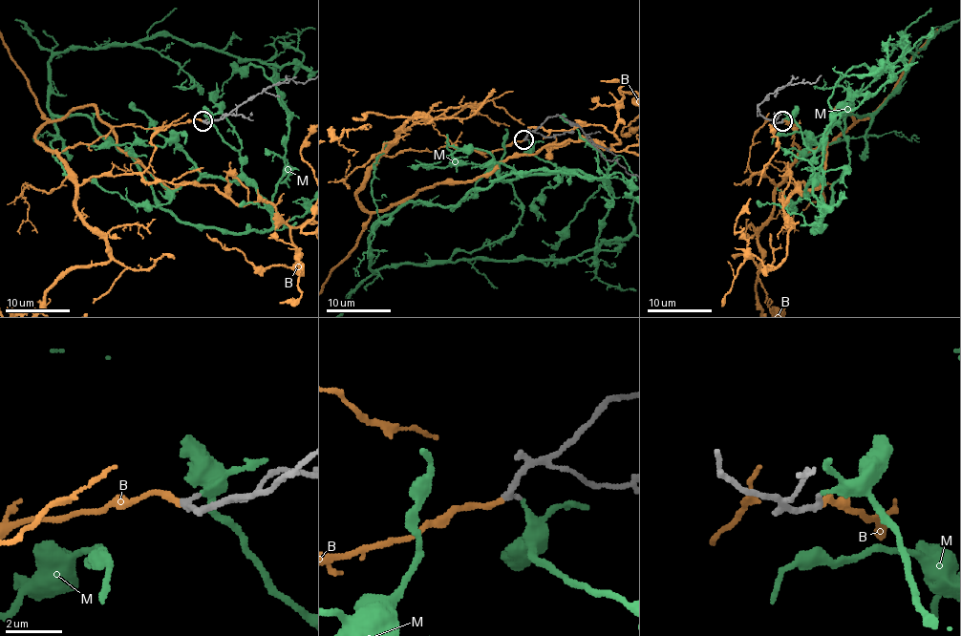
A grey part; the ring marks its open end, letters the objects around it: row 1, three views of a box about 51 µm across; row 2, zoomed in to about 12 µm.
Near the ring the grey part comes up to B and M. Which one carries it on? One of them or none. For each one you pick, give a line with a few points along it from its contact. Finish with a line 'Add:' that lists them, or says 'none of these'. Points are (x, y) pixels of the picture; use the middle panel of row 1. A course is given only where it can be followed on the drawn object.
Add: B

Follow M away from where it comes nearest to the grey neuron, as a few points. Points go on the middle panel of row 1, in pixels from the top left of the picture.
M: (528, 140), (593, 177), (503, 176), (456, 206), (383, 216), (373, 273)

